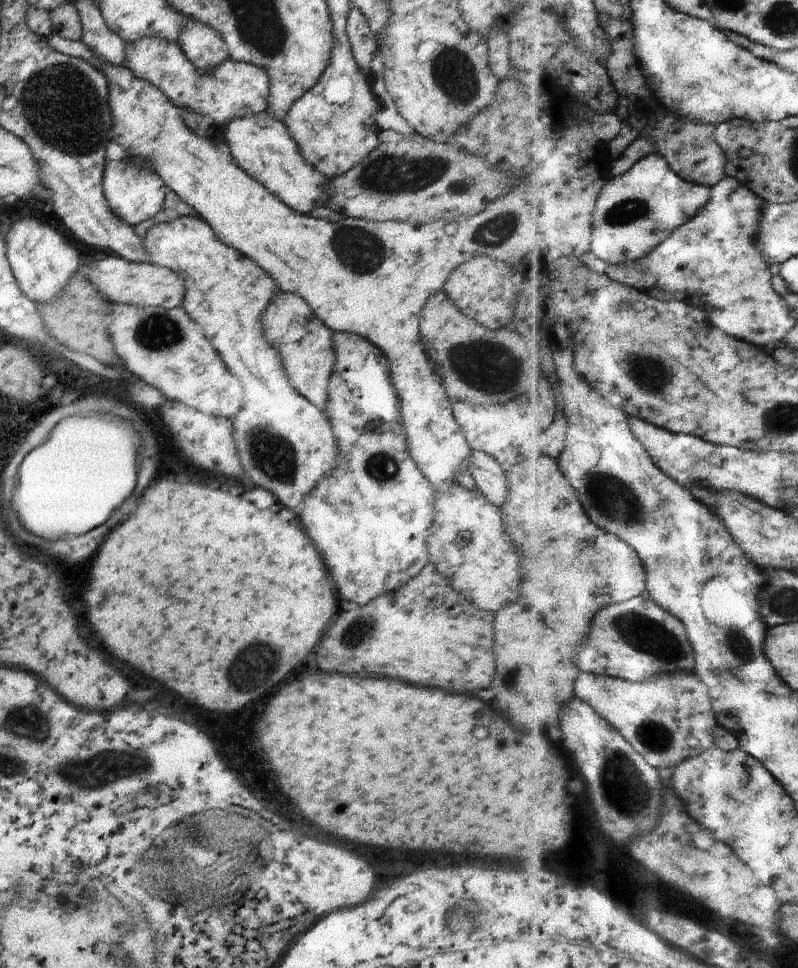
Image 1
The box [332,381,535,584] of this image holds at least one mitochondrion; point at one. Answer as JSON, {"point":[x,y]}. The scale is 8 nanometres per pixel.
{"point":[383,469]}

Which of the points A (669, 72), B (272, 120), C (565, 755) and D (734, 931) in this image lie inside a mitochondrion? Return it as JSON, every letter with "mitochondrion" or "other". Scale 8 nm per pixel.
{"A":"other","B":"other","C":"other","D":"other"}

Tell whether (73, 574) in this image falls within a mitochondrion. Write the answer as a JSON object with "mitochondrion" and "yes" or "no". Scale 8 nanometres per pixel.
{"mitochondrion":"no"}

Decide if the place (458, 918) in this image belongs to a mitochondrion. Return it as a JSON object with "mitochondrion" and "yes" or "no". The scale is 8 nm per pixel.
{"mitochondrion":"yes"}

